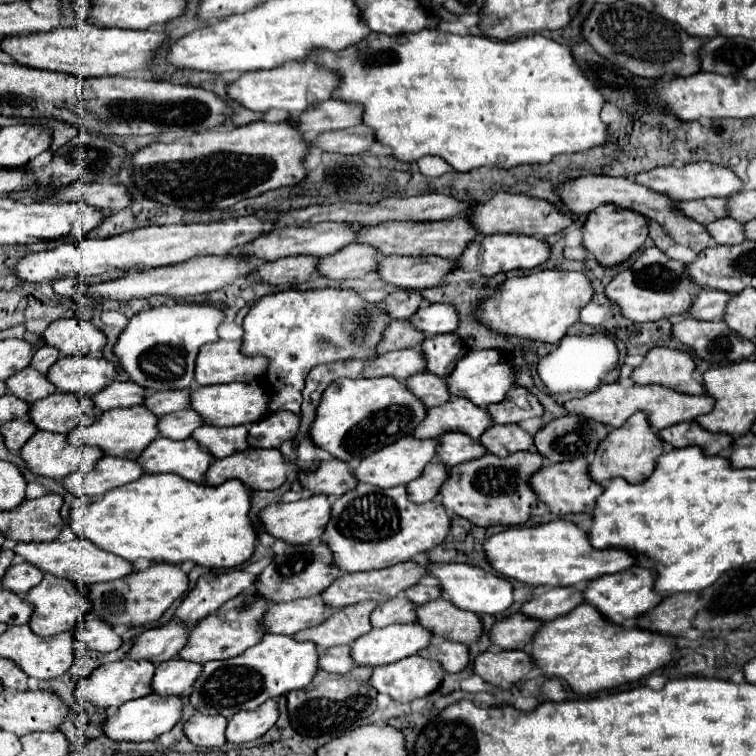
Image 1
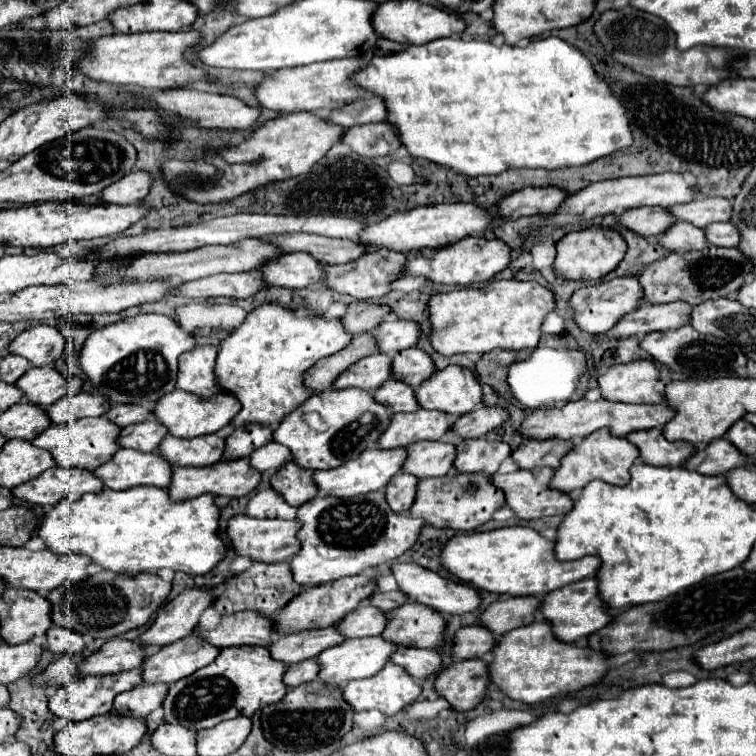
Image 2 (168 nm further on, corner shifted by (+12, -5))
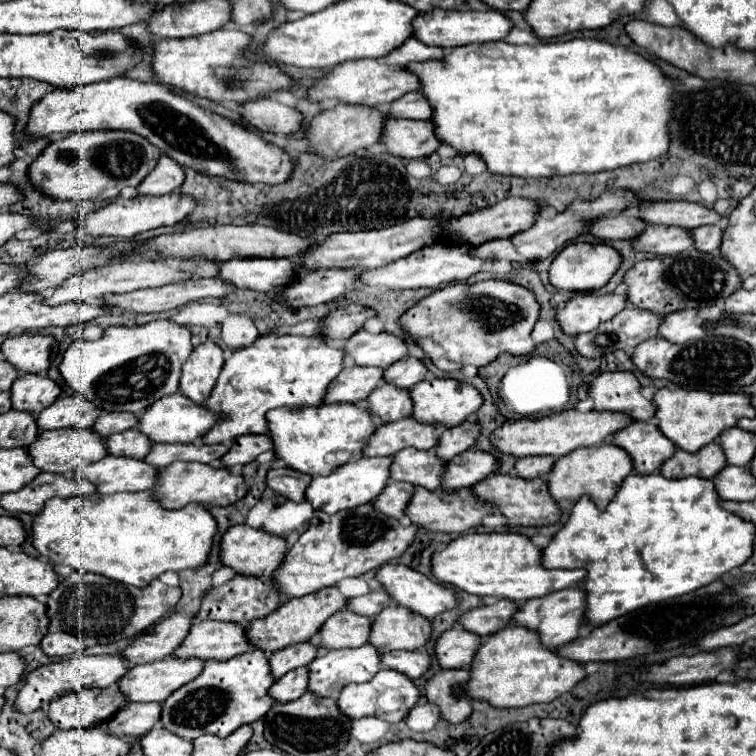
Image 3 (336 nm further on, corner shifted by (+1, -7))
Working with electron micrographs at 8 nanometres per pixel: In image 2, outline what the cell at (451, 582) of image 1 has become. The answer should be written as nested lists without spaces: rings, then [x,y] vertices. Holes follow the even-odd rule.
[[[394,564],[394,576],[400,584],[400,590],[418,600],[420,604],[426,604],[430,608],[434,608],[436,612],[440,612],[442,616],[452,616],[452,614],[468,614],[474,612],[480,606],[480,594],[476,588],[464,584],[464,582],[456,582],[454,578],[444,578],[434,570],[428,570],[424,566],[418,564]]]

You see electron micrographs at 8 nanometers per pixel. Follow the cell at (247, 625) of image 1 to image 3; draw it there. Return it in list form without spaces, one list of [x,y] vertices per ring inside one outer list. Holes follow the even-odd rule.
[[[167,656],[151,664],[133,666],[117,682],[117,688],[127,696],[127,702],[163,702],[171,692],[195,680],[201,670],[201,660],[177,660]]]

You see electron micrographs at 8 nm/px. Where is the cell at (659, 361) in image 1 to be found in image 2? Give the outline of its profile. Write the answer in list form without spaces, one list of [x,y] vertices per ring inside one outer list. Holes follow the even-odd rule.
[[[632,360],[628,364],[616,364],[598,378],[602,396],[606,400],[634,402],[634,404],[662,404],[666,396],[656,390],[660,382],[660,370],[654,360]]]

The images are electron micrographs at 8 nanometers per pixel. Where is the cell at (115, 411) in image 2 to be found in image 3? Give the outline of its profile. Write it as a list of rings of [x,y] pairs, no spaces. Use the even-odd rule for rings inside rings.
[[[103,412],[95,424],[91,426],[93,432],[97,432],[99,436],[109,436],[115,432],[125,432],[129,428],[137,426],[137,416],[129,414],[129,412]]]

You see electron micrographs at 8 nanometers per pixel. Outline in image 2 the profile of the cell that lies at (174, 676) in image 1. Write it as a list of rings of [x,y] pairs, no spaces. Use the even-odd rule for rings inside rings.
[[[140,684],[124,694],[118,694],[114,700],[114,712],[132,714],[132,716],[148,716],[152,710],[160,708],[170,684]]]

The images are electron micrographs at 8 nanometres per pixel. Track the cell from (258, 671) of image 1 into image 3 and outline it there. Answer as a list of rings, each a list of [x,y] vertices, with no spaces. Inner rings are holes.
[[[251,650],[227,662],[209,660],[195,680],[175,690],[163,702],[161,722],[169,732],[189,742],[203,734],[225,738],[239,726],[251,724],[267,714],[267,710],[275,704],[269,696],[273,682],[275,678],[269,672],[269,660],[263,650]]]

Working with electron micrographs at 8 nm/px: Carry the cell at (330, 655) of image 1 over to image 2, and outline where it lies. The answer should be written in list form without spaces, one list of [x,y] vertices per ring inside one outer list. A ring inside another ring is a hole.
[[[312,658],[312,660],[304,660],[304,662],[296,662],[292,666],[288,666],[286,674],[284,674],[284,682],[290,686],[290,688],[296,688],[304,682],[310,682],[310,680],[316,680],[320,674],[320,666],[318,666],[318,660]]]

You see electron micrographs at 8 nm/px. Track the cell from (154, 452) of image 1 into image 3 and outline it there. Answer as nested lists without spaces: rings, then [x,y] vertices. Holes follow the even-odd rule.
[[[105,456],[99,462],[93,462],[85,466],[81,472],[75,472],[75,478],[83,478],[85,482],[95,484],[99,494],[117,494],[117,492],[145,492],[151,490],[151,484],[155,484],[155,472],[151,464],[143,460],[129,460],[125,456]]]

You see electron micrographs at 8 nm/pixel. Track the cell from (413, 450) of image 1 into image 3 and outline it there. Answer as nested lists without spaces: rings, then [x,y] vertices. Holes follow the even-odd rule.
[[[359,458],[355,462],[347,462],[329,476],[315,476],[305,490],[305,500],[311,502],[315,510],[321,510],[325,514],[335,514],[341,510],[357,508],[361,504],[367,504],[379,496],[379,492],[387,484],[387,472],[389,472],[391,458]]]

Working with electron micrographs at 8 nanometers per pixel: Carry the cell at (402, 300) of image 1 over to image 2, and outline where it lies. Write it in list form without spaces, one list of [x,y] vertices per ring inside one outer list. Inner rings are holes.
[[[352,302],[342,322],[350,334],[362,334],[378,328],[382,320],[392,312],[392,308],[376,302]]]

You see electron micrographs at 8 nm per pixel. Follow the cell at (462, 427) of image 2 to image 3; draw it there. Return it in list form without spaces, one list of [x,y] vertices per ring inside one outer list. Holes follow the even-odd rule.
[[[463,422],[463,424],[455,426],[455,428],[447,428],[439,436],[439,444],[435,448],[435,456],[447,462],[447,460],[455,458],[459,452],[465,452],[465,450],[473,448],[477,438],[479,438],[477,422]]]

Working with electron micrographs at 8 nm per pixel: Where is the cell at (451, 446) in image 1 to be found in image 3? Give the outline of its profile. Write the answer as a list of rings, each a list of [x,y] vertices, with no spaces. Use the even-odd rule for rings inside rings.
[[[403,448],[391,456],[391,480],[409,482],[413,486],[423,486],[427,490],[439,488],[439,474],[443,474],[443,460],[439,460],[431,450]]]

